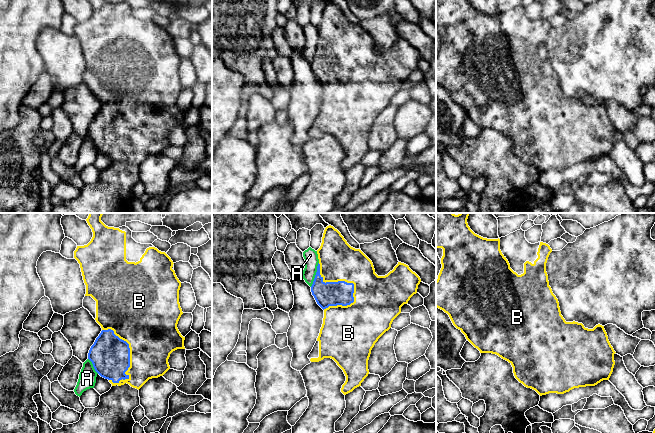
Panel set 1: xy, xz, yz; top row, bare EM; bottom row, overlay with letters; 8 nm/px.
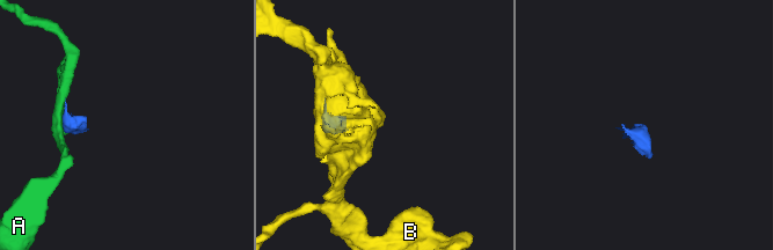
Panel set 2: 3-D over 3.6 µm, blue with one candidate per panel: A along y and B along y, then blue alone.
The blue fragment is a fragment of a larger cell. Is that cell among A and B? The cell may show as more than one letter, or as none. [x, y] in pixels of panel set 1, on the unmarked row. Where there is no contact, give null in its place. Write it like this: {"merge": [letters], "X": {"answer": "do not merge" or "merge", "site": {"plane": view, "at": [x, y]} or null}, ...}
{"merge": ["B"], "A": {"answer": "do not merge", "site": {"plane": "xz", "at": [316, 50]}}, "B": {"answer": "merge", "site": {"plane": "xz", "at": [339, 57]}}}

